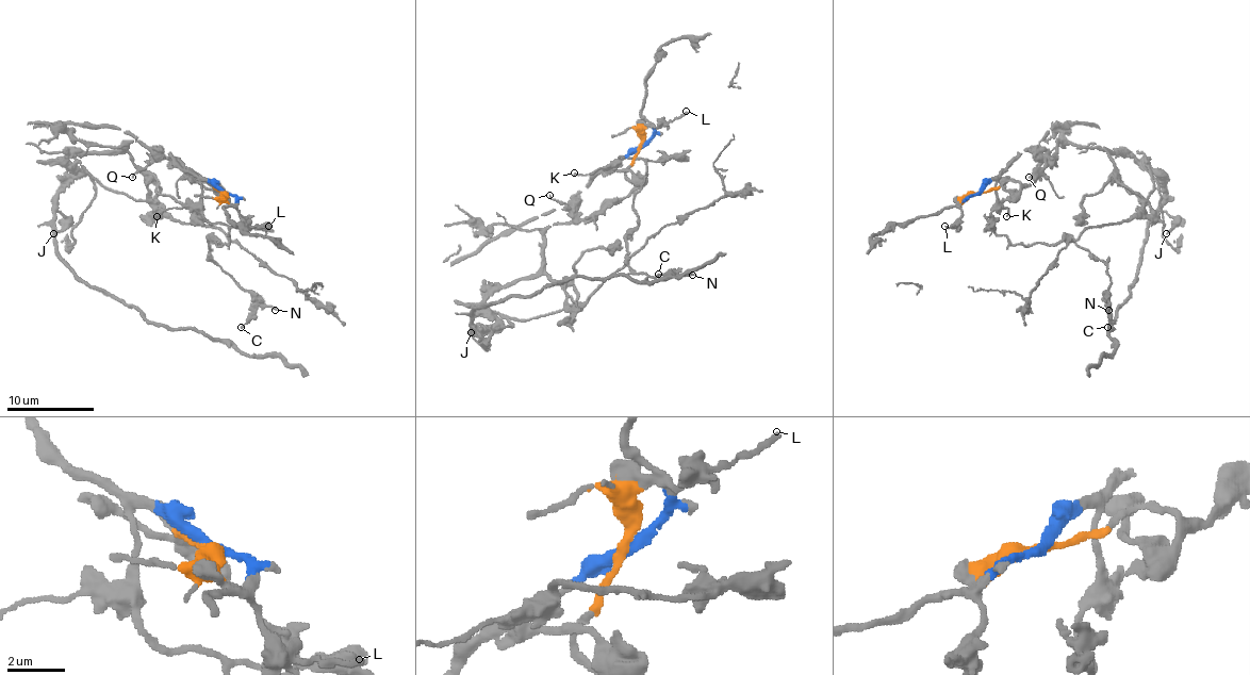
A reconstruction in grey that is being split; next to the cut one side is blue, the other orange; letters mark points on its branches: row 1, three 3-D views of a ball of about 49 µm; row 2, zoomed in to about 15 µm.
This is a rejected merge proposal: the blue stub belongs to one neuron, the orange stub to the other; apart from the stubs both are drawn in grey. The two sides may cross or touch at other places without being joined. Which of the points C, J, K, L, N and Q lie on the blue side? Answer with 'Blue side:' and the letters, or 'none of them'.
Blue side: C, K, L, N

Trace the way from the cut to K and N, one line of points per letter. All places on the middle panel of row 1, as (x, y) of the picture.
K: (641, 146), (615, 166), (604, 166), (582, 175), (574, 173)
N: (641, 146), (620, 164), (620, 157), (643, 157), (626, 261), (650, 277), (693, 275)

